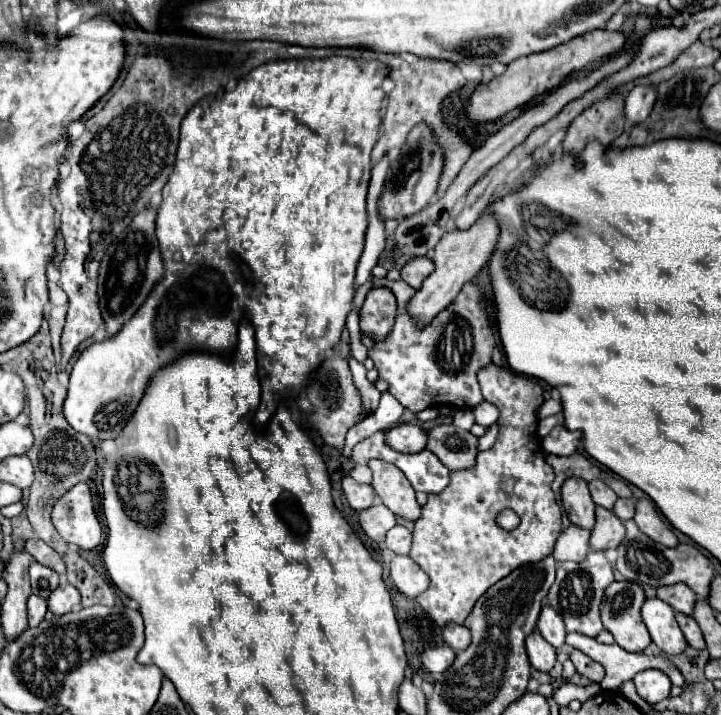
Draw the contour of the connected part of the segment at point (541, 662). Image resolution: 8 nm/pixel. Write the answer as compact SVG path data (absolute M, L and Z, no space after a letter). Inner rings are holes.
M534 629L526 637L526 649L528 649L528 659L534 669L538 671L550 671L556 663L556 649L540 637L538 629Z

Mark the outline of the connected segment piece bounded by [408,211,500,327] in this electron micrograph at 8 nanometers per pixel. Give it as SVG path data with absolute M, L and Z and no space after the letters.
M482 213L480 219L470 227L470 229L454 229L448 231L436 245L436 255L434 255L434 273L422 283L422 287L416 291L416 295L410 299L408 305L408 313L414 317L414 321L422 327L426 325L432 317L436 317L442 309L446 309L456 295L460 293L460 289L464 287L464 283L468 283L484 265L486 261L492 257L494 247L498 245L498 235L500 235L500 225L498 219L494 217L494 213Z

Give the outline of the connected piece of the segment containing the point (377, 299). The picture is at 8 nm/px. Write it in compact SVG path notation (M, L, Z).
M372 287L360 311L360 331L374 341L388 337L396 319L396 299L386 287Z

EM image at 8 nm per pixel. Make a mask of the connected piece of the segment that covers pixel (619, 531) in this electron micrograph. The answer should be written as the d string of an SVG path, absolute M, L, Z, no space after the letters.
M596 507L596 525L590 537L592 549L602 549L602 551L614 549L622 543L624 535L626 535L624 523L610 509Z

